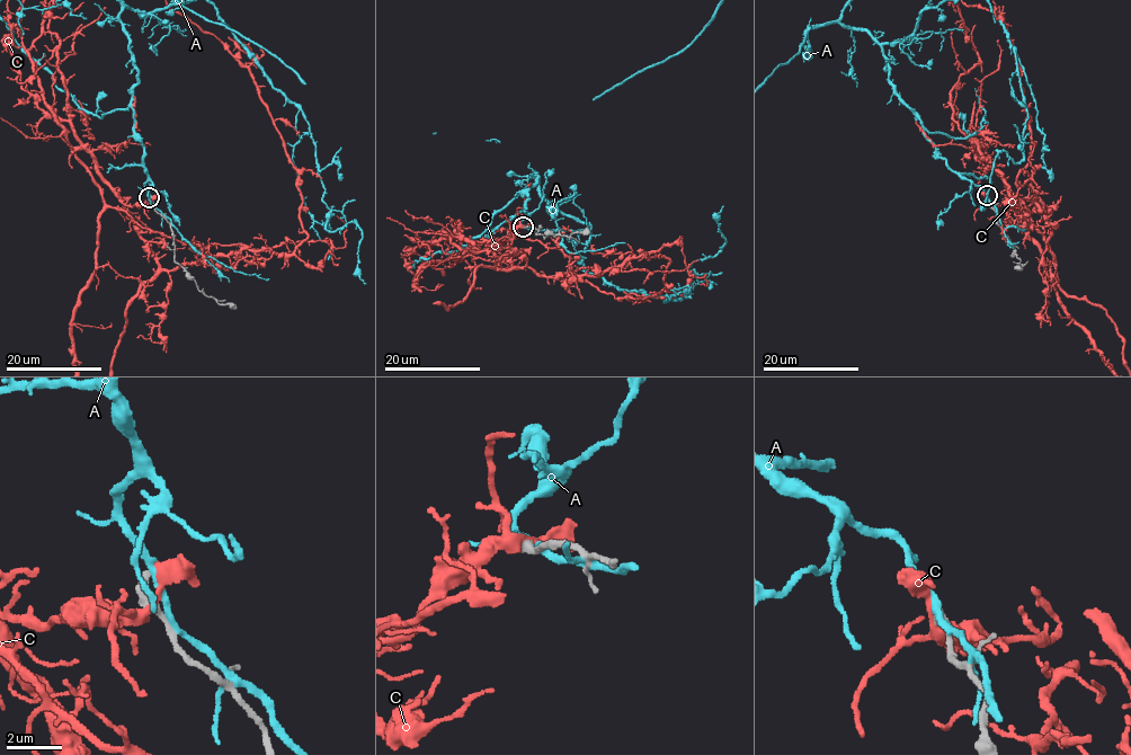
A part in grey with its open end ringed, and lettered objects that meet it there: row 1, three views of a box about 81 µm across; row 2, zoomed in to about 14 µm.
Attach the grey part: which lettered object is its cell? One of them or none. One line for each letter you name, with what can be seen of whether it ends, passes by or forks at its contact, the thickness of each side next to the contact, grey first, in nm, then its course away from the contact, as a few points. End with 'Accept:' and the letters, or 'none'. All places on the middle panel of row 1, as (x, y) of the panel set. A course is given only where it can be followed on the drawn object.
Accept: none

